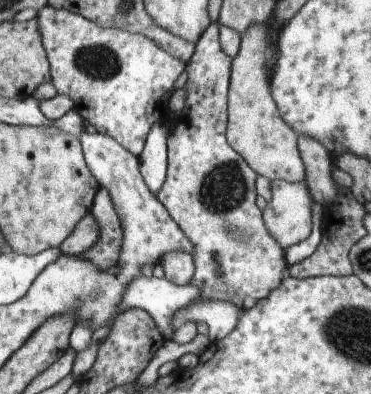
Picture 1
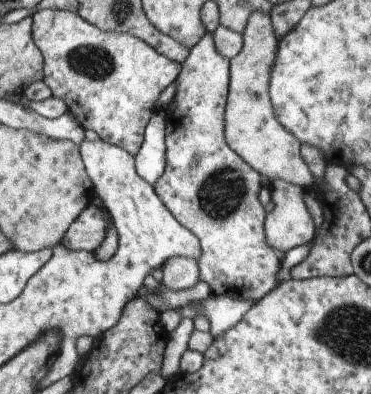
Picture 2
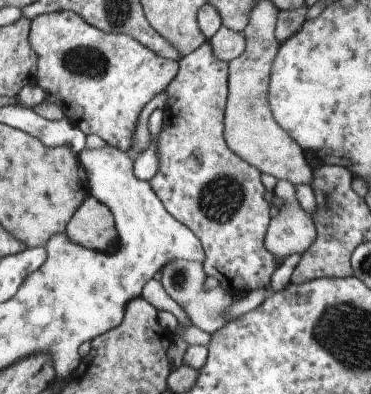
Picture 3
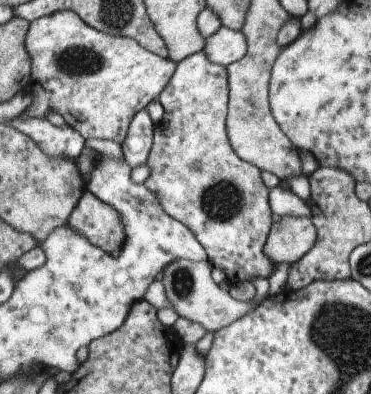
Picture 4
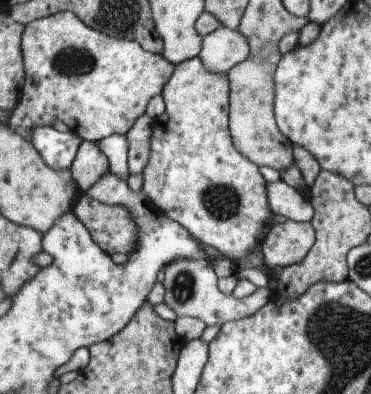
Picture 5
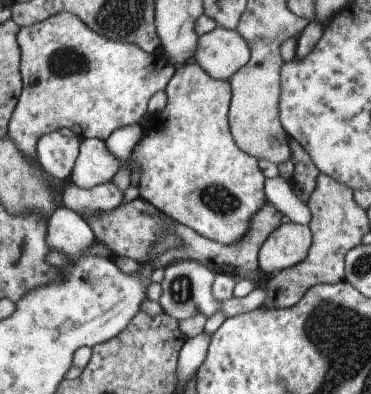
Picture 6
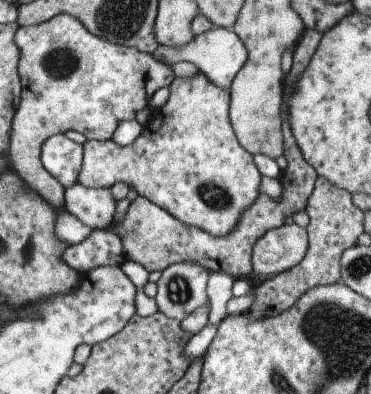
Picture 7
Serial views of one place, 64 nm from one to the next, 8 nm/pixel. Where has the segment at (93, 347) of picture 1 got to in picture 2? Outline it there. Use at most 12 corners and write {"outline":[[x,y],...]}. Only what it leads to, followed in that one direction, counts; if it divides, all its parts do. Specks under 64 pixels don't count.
{"outline":[[207,282],[169,290],[141,286],[133,300],[145,302],[161,316],[211,296]]}

